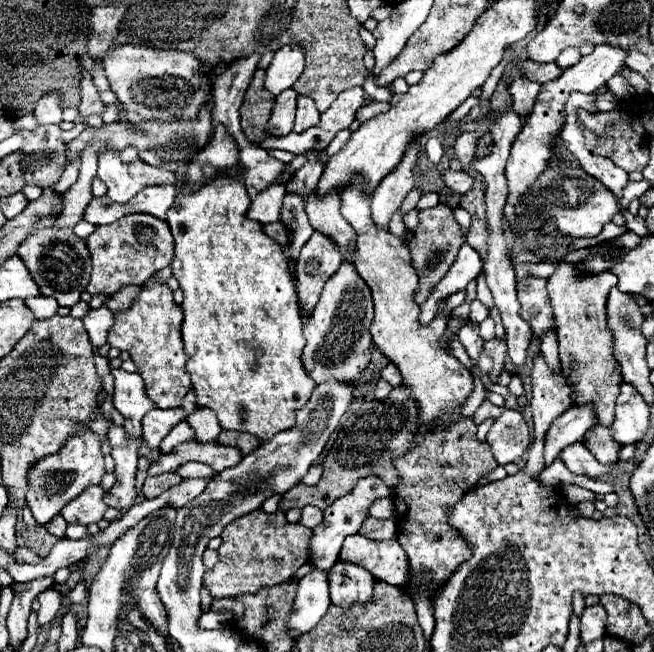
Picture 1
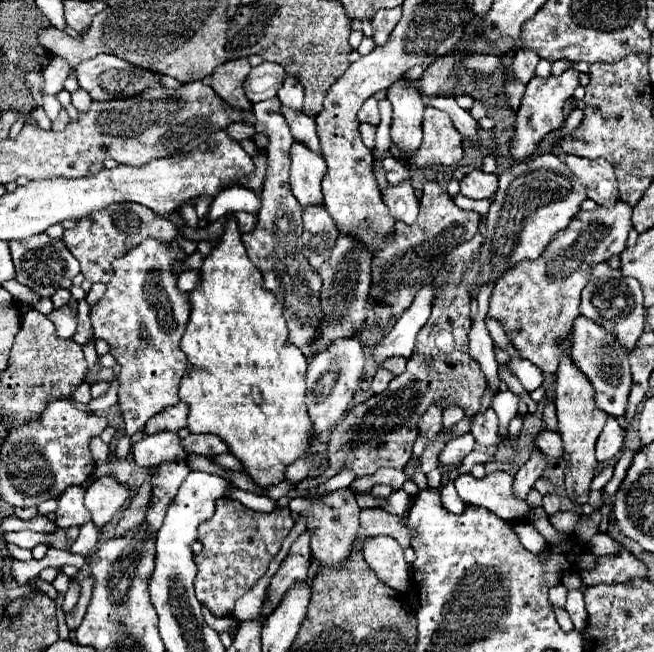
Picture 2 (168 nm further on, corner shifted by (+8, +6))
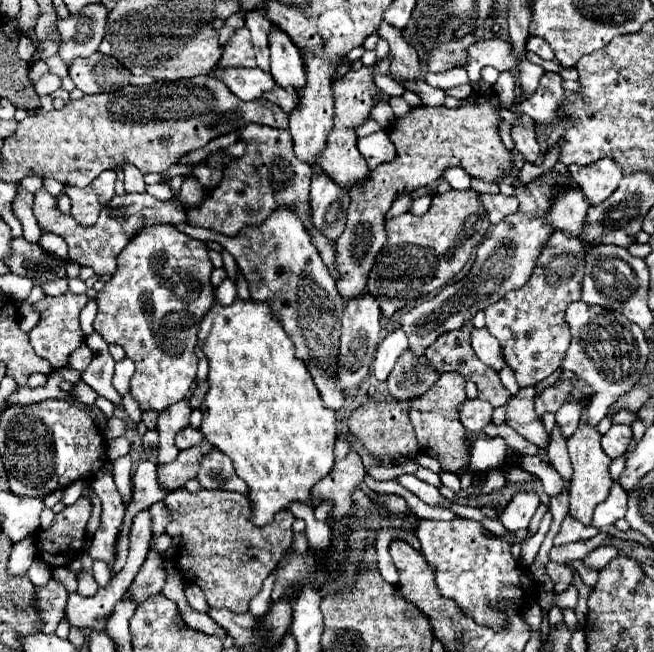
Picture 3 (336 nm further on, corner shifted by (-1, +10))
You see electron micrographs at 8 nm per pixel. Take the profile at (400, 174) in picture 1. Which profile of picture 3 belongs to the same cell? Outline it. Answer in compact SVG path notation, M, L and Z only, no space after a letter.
M383 22L383 26L379 28L377 34L389 42L393 76L411 78L411 80L423 78L423 72L421 72L423 66L419 62L419 56L417 56L415 48L407 46L407 42L403 42L403 38L399 38L399 30L395 30L393 26L387 26L387 22Z

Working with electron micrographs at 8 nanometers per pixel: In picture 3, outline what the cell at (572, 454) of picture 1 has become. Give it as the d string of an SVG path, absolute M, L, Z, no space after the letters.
M521 388L515 396L511 396L507 406L507 424L515 428L523 438L533 442L539 448L547 448L551 442L549 432L535 412L535 388Z

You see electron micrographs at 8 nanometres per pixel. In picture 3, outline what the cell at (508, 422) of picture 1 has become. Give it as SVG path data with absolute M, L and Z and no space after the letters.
M479 398L475 400L465 400L463 406L459 408L461 412L461 422L469 432L483 432L487 424L493 422L493 406L489 402L481 402Z

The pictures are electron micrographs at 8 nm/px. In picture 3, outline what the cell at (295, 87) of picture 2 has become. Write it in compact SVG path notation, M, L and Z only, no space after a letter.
M275 26L269 32L269 46L271 46L271 74L275 76L281 88L295 88L303 90L307 84L303 60L299 48L291 42L291 38L277 30Z

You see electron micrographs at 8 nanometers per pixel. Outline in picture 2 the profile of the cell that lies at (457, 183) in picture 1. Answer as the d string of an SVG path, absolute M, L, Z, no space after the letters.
M482 170L470 172L464 180L460 180L460 194L472 200L494 200L498 190L498 176L484 174Z

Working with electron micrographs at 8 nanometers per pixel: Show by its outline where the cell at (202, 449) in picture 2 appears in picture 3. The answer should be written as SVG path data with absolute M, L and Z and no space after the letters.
M187 426L185 430L181 430L181 432L177 434L177 438L175 438L175 446L177 446L179 450L185 450L185 448L191 448L191 446L201 444L203 440L205 440L205 438L203 438L201 430L195 430L195 428Z

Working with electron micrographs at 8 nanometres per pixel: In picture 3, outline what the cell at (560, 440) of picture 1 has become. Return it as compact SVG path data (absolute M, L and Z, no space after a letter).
M521 490L517 494L513 494L511 502L503 508L499 520L501 524L515 532L515 530L521 530L521 528L527 528L537 506L539 506L539 494L537 492L527 492L527 490Z

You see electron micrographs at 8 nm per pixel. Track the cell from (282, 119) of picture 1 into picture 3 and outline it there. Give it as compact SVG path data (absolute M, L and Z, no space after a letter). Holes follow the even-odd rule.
M279 206L271 218L267 218L263 224L259 226L245 226L237 236L223 236L217 232L207 232L205 228L195 228L195 226L177 226L181 232L197 238L197 240L215 240L219 242L227 252L233 254L233 258L237 260L237 266L243 270L247 282L249 282L249 292L253 300L271 300L273 312L275 316L281 320L285 332L289 334L289 338L295 342L295 354L307 364L315 386L321 392L323 404L331 410L339 410L345 402L345 392L335 388L335 358L339 354L339 318L343 314L345 302L339 296L337 288L335 288L335 280L331 278L329 268L323 264L319 252L315 250L315 246L311 244L311 234L307 232L307 228L303 226L303 222L299 220L299 216L289 208L289 206ZM261 282L267 286L267 292L261 292Z

